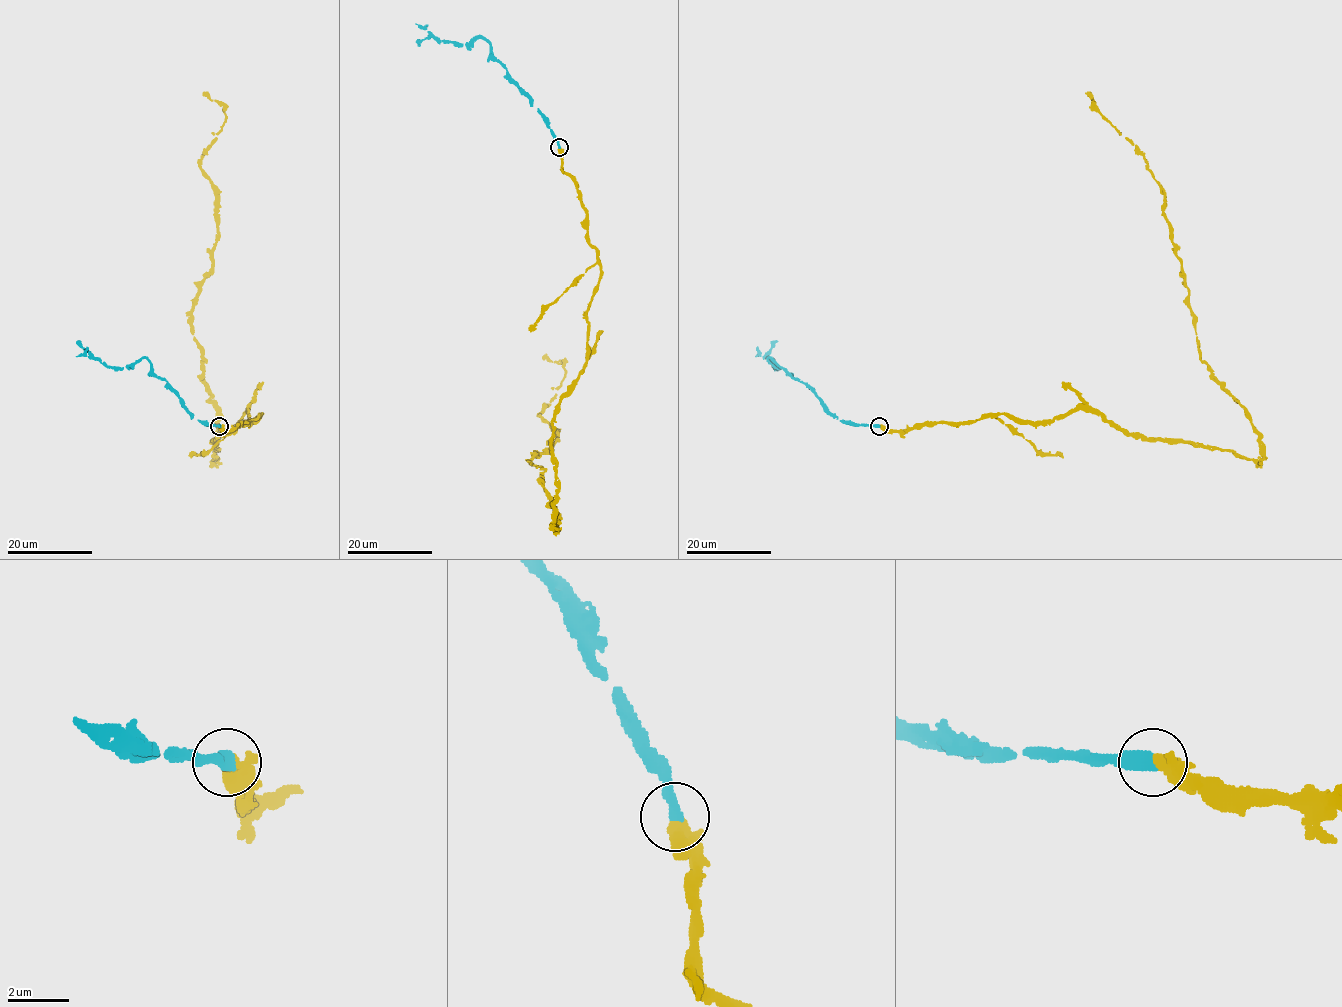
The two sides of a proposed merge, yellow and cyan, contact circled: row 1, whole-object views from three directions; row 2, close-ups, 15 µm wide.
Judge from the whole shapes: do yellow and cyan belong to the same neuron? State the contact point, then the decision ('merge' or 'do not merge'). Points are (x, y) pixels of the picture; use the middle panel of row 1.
at (559, 147); merge

